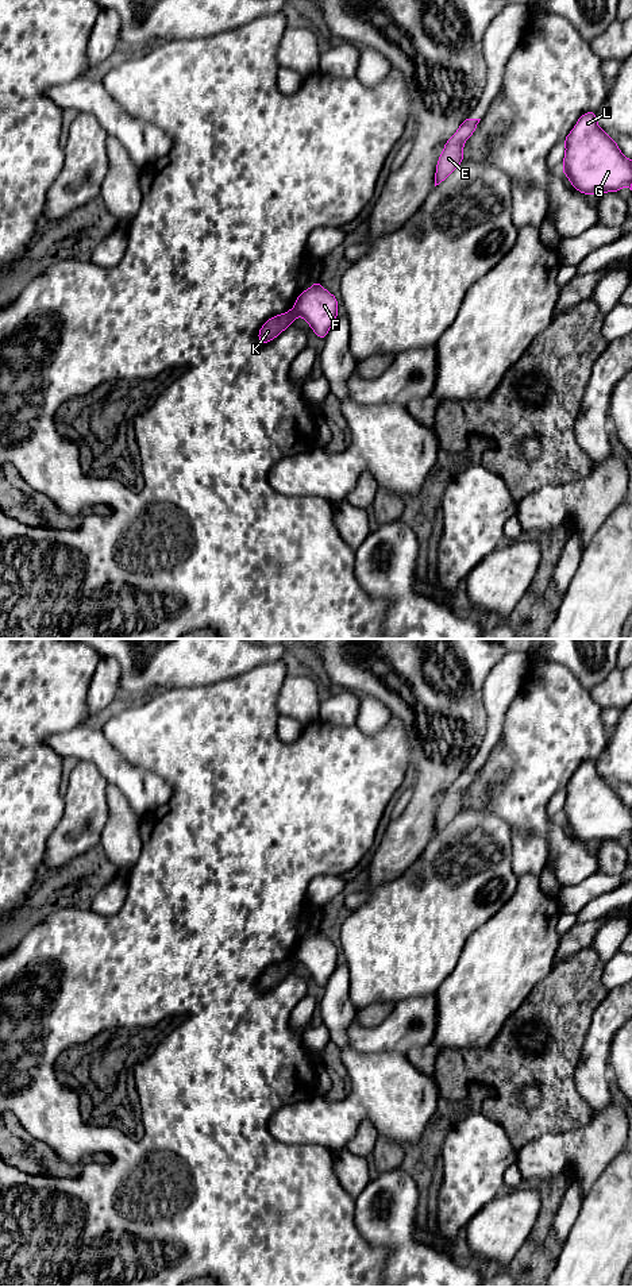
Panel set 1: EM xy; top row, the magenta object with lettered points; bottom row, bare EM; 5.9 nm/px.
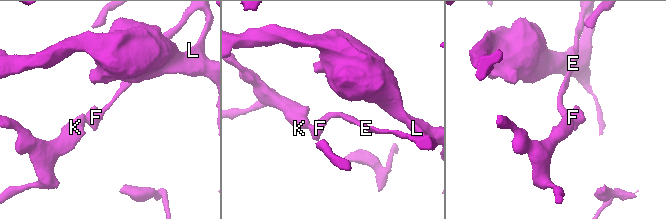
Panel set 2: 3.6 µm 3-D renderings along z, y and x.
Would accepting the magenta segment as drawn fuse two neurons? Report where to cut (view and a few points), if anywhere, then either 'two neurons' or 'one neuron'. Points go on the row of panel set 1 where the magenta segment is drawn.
cut in xy along (293, 308), (296, 315); two neurons

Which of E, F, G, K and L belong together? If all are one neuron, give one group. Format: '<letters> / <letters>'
E F G L / K

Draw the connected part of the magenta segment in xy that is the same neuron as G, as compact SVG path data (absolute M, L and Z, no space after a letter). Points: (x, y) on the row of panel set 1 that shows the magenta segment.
M596 111L583 113L571 132L564 138L566 154L563 174L571 185L583 194L618 192L623 186L632 190L632 161L625 158L616 140L597 124Z

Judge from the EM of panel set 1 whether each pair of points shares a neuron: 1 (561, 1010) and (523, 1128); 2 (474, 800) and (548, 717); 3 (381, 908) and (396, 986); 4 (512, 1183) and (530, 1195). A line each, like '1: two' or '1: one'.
1: one
2: one
3: one
4: two

